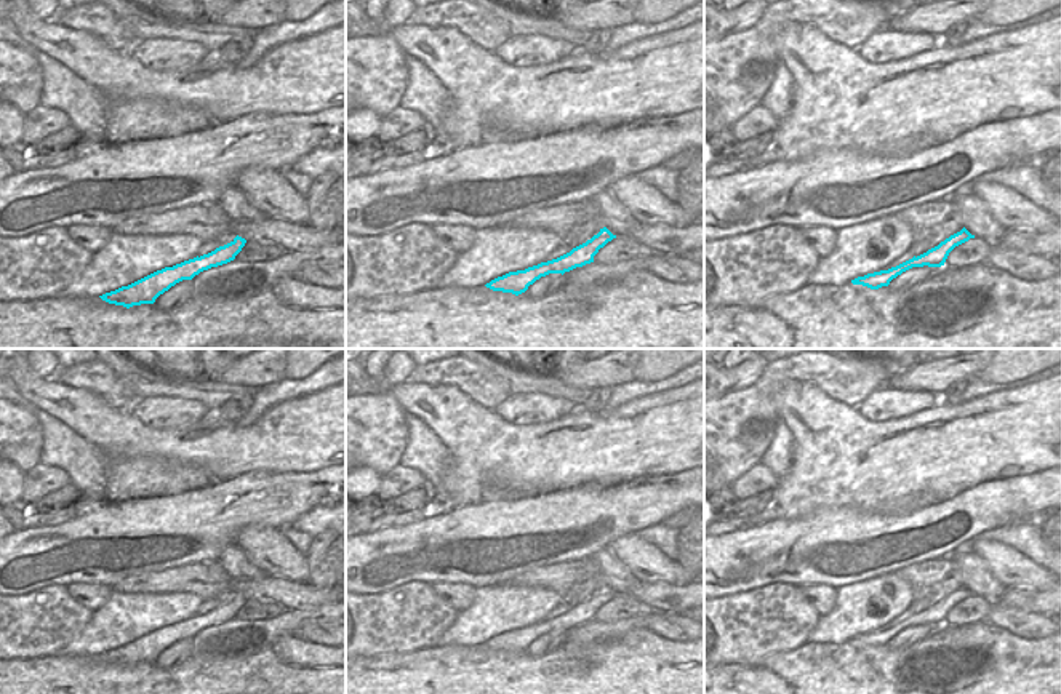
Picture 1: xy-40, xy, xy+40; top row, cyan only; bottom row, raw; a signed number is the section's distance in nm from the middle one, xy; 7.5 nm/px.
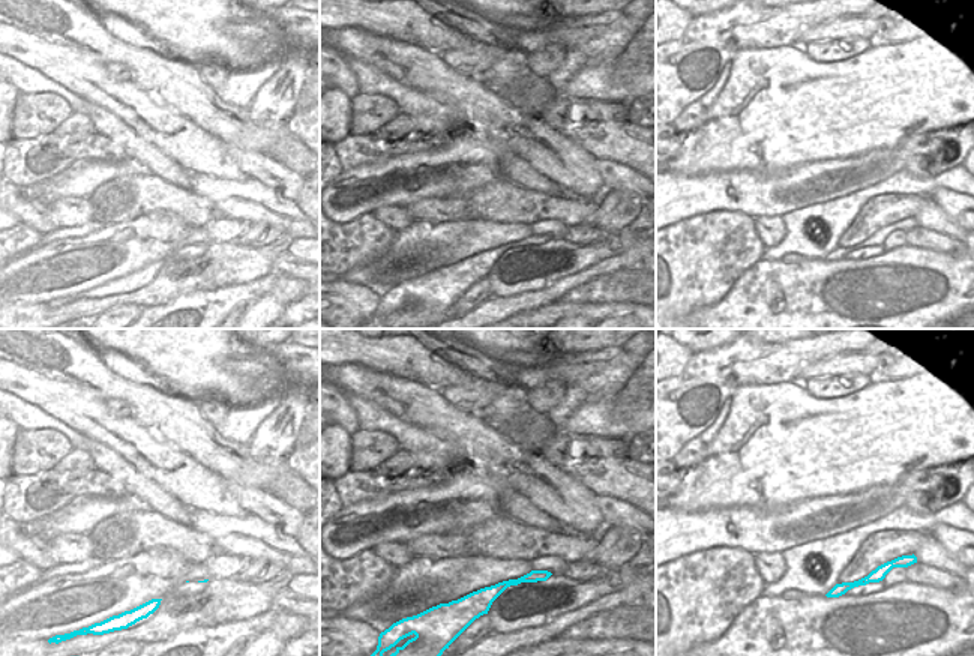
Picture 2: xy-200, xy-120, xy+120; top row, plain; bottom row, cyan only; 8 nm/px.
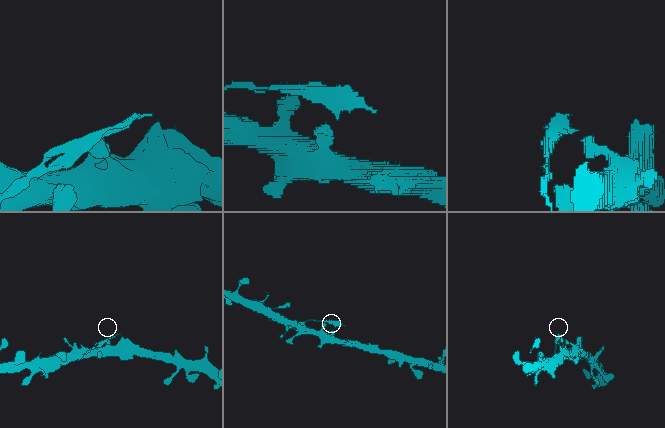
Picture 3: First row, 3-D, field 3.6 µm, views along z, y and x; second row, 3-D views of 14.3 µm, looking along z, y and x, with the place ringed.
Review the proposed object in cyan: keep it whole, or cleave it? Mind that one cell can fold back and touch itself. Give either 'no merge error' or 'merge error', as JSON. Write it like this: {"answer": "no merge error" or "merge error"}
{"answer": "merge error"}

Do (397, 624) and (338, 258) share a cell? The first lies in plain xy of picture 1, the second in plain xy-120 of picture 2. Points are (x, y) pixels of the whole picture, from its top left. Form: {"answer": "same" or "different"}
{"answer": "same"}

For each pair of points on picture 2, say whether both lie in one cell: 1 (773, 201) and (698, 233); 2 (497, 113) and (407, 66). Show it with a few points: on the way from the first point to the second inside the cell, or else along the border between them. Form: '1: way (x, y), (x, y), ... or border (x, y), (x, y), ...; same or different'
1: border (707, 213), (736, 210), (752, 219); different
2: way (474, 101), (429, 74); same

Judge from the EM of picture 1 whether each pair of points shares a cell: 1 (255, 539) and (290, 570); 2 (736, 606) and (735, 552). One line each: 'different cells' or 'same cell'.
1: same cell
2: different cells

